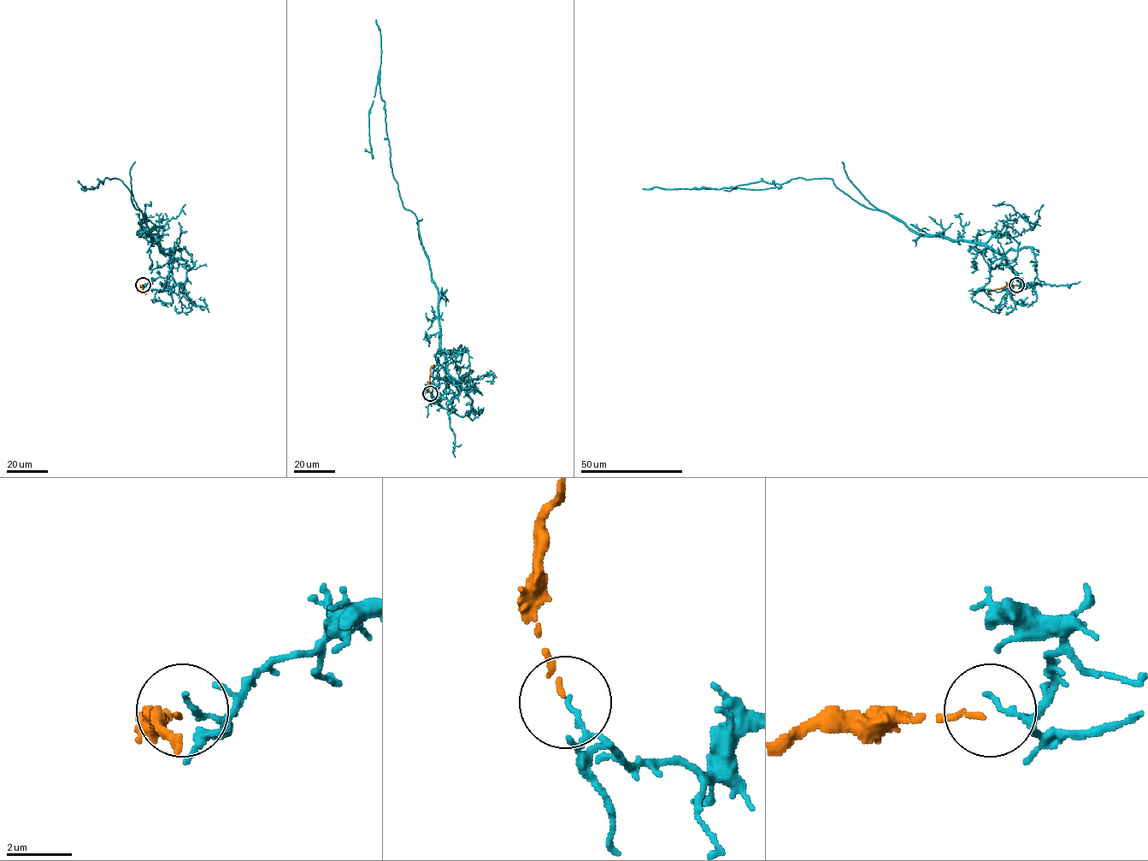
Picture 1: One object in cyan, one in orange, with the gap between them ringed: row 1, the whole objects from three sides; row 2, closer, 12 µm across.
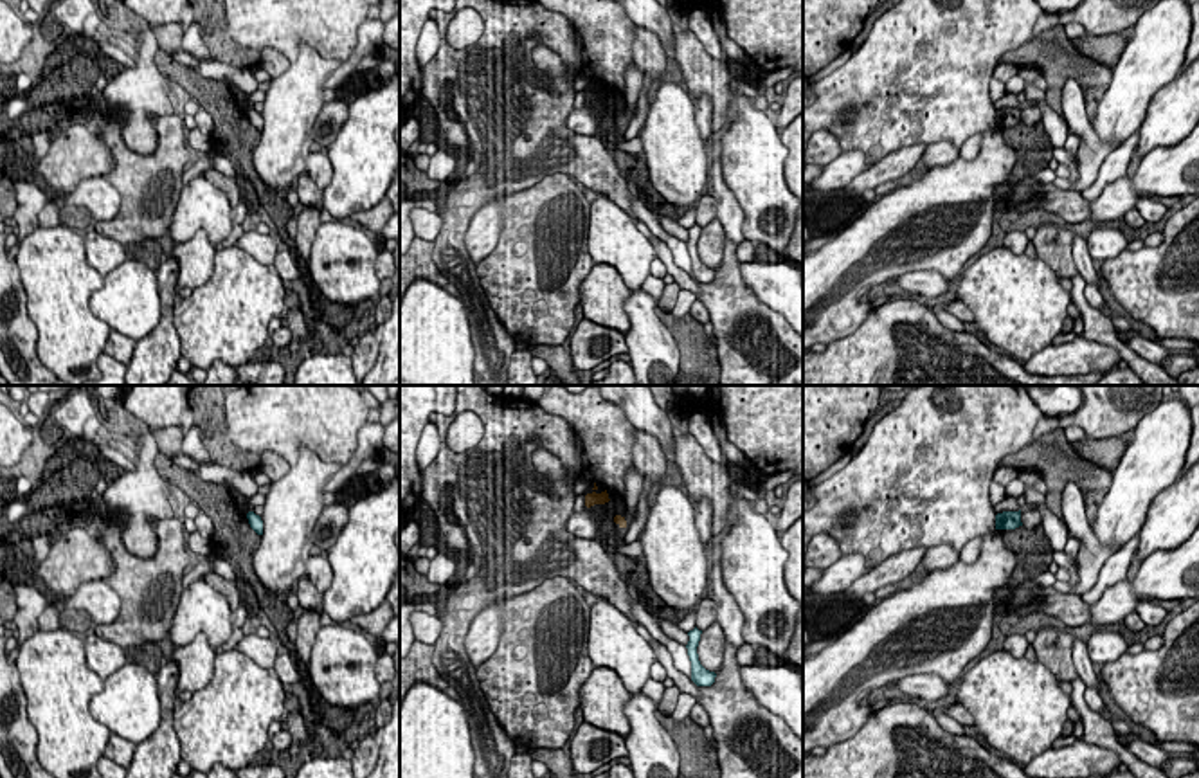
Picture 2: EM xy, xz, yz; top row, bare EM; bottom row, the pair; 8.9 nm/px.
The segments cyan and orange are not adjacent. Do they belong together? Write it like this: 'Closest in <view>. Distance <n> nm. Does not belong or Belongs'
Closest in xz. Distance 1100 nm. Does not belong

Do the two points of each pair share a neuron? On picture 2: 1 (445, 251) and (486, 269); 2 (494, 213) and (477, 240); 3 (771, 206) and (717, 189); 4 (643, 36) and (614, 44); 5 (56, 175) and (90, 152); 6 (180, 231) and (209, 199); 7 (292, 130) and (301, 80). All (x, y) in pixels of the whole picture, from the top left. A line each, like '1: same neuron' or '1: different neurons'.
1: different neurons
2: same neuron
3: different neurons
4: different neurons
5: same neuron
6: same neuron
7: same neuron

